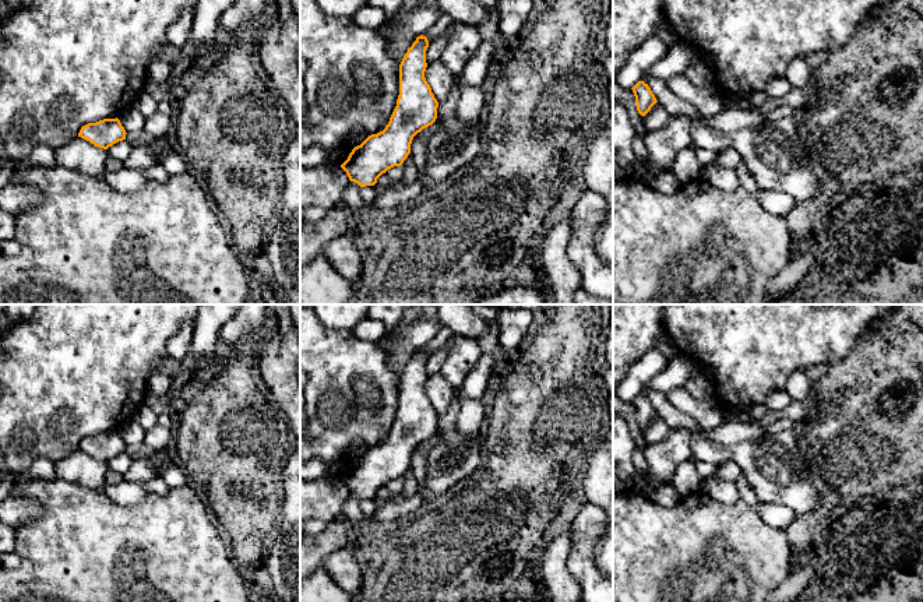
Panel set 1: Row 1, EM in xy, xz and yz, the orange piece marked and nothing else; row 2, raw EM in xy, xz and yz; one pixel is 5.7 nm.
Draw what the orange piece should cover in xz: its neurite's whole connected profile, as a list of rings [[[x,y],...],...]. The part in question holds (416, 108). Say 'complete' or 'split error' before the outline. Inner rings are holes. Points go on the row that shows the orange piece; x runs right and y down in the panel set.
complete | [[[420,35],[408,49],[399,64],[399,95],[388,124],[355,147],[341,165],[360,187],[374,186],[388,169],[401,166],[413,137],[437,119],[438,102],[424,78],[427,47],[427,38]]]

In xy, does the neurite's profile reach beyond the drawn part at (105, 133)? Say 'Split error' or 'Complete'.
Complete

